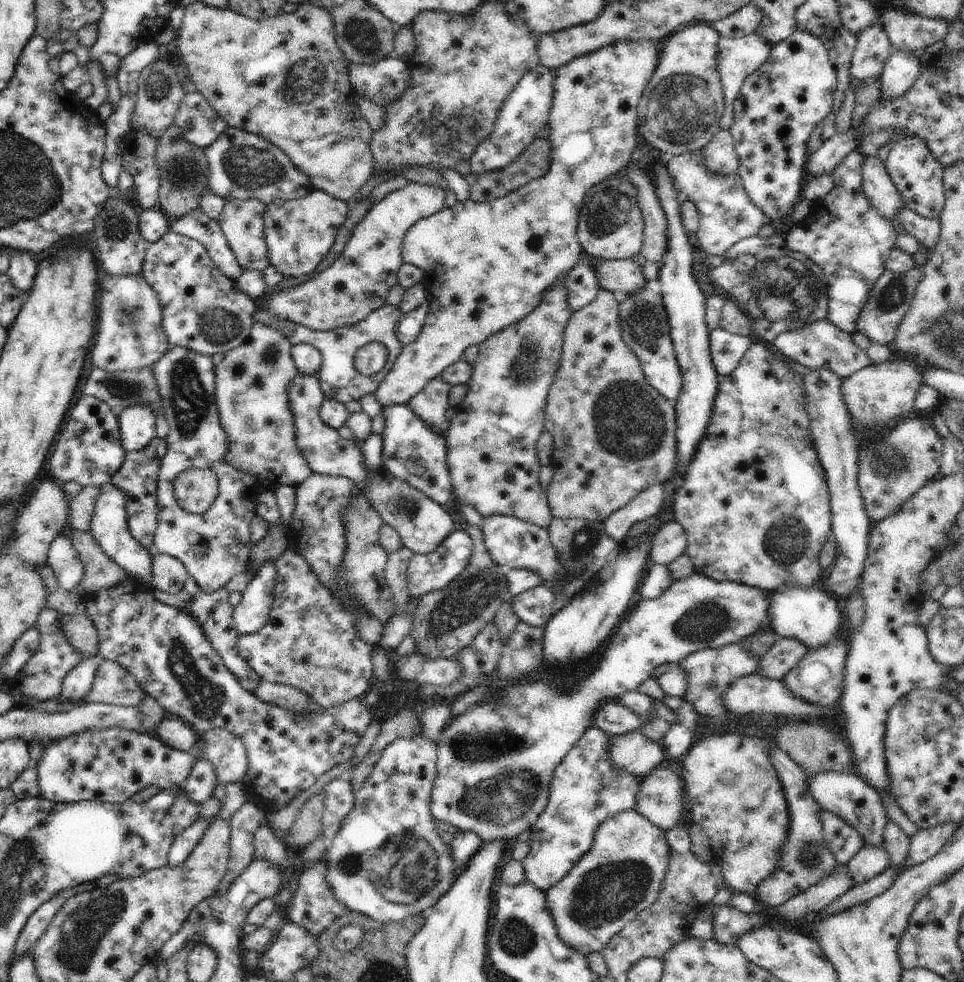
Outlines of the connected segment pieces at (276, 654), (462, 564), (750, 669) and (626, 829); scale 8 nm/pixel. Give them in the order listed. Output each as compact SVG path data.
M292 544L284 550L284 554L275 561L277 574L275 577L274 594L294 594L286 598L280 606L272 604L272 610L268 616L268 622L254 634L239 634L236 640L238 654L258 673L261 680L272 683L288 684L296 686L300 690L310 694L313 701L322 709L334 708L338 704L346 704L348 700L363 697L372 690L372 652L374 646L358 638L356 634L356 620L358 614L352 614L352 610L342 610L340 604L334 600L332 592L318 582L318 576L312 572L310 564L304 560L302 554L294 550Z
M454 530L434 552L427 555L414 554L408 570L406 570L406 574L408 574L407 590L410 591L411 598L421 599L425 594L446 588L470 564L473 550L474 542L468 532Z
M740 643L722 646L722 648L707 648L701 651L696 651L680 660L677 663L678 668L682 668L688 676L688 686L684 692L684 700L692 702L692 706L700 716L724 716L728 710L726 706L720 702L722 694L727 692L728 686L740 678L740 676L748 676L756 673L760 666L761 658L750 656Z
M636 809L624 810L612 818L606 818L594 834L592 848L584 856L580 856L580 860L558 884L545 892L546 906L556 924L560 940L586 957L592 953L600 953L609 940L658 900L668 864L670 846L666 842L664 831L650 824Z

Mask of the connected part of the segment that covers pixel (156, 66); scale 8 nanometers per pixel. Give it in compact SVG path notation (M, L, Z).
M158 58L142 70L137 82L136 106L130 116L132 130L148 132L148 136L160 139L168 127L174 124L176 113L185 95L183 84L184 81L178 76L176 68L167 58Z

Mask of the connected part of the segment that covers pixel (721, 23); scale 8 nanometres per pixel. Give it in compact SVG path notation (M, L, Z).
M752 1L730 16L714 21L712 25L722 38L744 38L758 28L760 18L762 18L762 12Z

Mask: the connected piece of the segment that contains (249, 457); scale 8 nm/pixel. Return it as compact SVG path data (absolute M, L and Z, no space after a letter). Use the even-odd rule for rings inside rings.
M254 322L248 338L236 348L229 350L223 360L215 366L216 404L222 428L228 434L226 462L236 470L242 470L251 477L258 478L259 488L272 491L286 485L295 487L313 473L300 450L296 448L296 426L288 398L288 386L298 374L292 360L292 347L292 342L286 336L282 336L282 332L262 322Z

